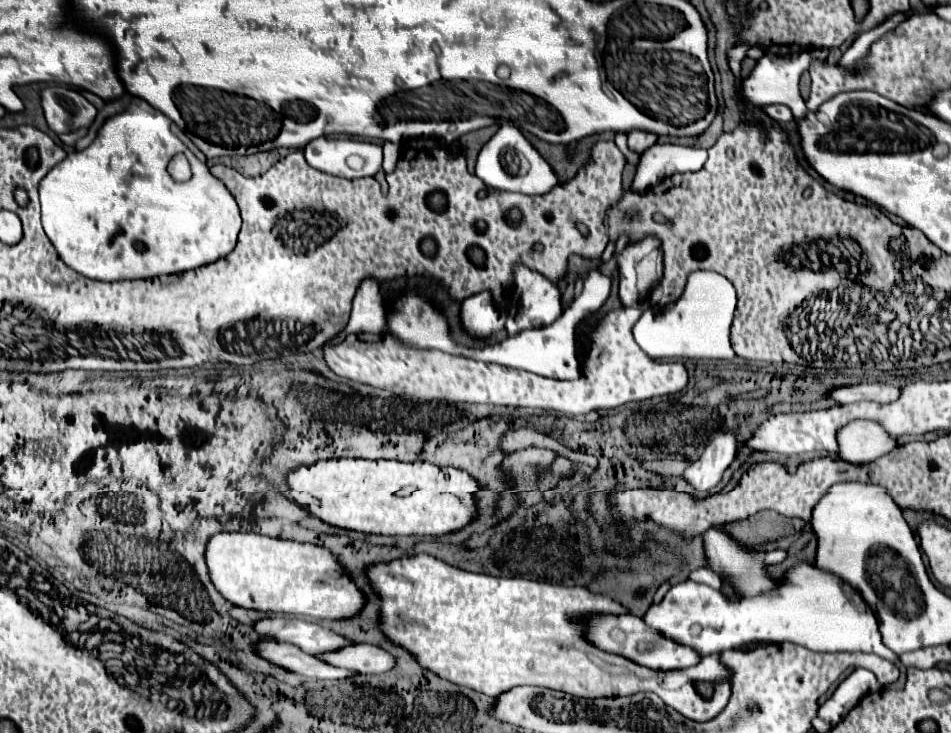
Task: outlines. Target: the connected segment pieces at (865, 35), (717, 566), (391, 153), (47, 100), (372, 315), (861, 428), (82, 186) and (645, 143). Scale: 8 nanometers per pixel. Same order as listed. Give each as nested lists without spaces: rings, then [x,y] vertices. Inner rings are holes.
[[[896,14],[896,16],[892,16],[892,18],[888,18],[884,24],[880,24],[880,26],[876,26],[876,28],[872,28],[872,30],[868,30],[868,32],[862,32],[856,40],[854,40],[854,44],[842,54],[842,58],[840,58],[840,62],[838,64],[842,64],[844,68],[852,68],[852,66],[856,66],[856,62],[860,60],[860,58],[864,58],[864,54],[868,54],[868,48],[870,48],[870,44],[874,42],[874,40],[878,40],[884,32],[888,32],[888,30],[892,30],[892,28],[896,28],[900,22],[904,20],[904,14]]]
[[[710,528],[708,532],[704,532],[704,548],[706,548],[706,556],[708,556],[708,566],[720,574],[722,578],[726,576],[734,590],[738,590],[742,596],[756,596],[764,590],[770,590],[774,580],[770,580],[764,572],[764,552],[758,552],[758,554],[748,554],[742,550],[742,544],[738,544],[734,538],[730,538],[728,534],[716,530],[716,528]]]
[[[384,143],[382,168],[386,174],[394,170],[398,158],[400,158],[400,150],[402,150],[402,145],[400,143]]]
[[[52,84],[44,88],[40,96],[46,122],[56,134],[90,126],[96,116],[96,108],[82,94],[68,86]]]
[[[364,280],[354,298],[354,308],[346,334],[352,332],[388,332],[388,310],[380,288],[372,280]]]
[[[850,422],[838,432],[840,458],[852,464],[874,462],[876,458],[888,454],[896,448],[896,440],[892,440],[884,428],[876,422]]]
[[[134,96],[124,112],[110,116],[102,124],[96,140],[86,150],[68,154],[64,162],[56,164],[42,178],[40,204],[44,232],[58,250],[58,256],[78,274],[100,282],[182,274],[184,270],[208,266],[236,248],[242,226],[238,202],[224,182],[212,176],[208,164],[200,162],[182,140],[172,134],[170,124],[166,114]],[[178,152],[184,152],[192,166],[192,178],[188,182],[176,182],[166,170]]]
[[[634,130],[628,134],[628,148],[636,154],[642,154],[644,150],[648,150],[652,144],[656,144],[656,134],[650,132],[642,132],[642,130]]]

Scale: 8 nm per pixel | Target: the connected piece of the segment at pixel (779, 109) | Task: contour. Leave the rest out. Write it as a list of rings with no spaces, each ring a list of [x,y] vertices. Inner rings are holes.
[[[768,104],[768,106],[764,106],[764,112],[776,122],[790,122],[792,120],[792,112],[788,110],[788,106],[782,106],[782,104]]]

